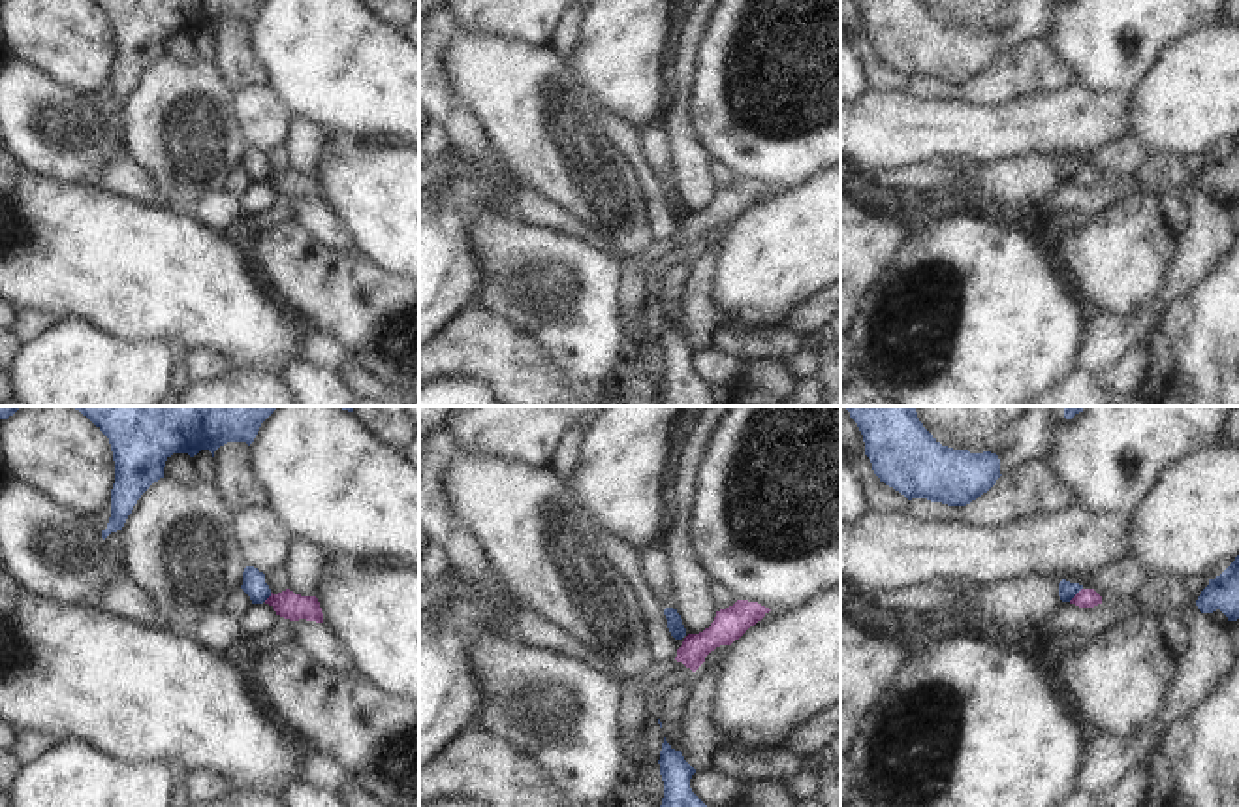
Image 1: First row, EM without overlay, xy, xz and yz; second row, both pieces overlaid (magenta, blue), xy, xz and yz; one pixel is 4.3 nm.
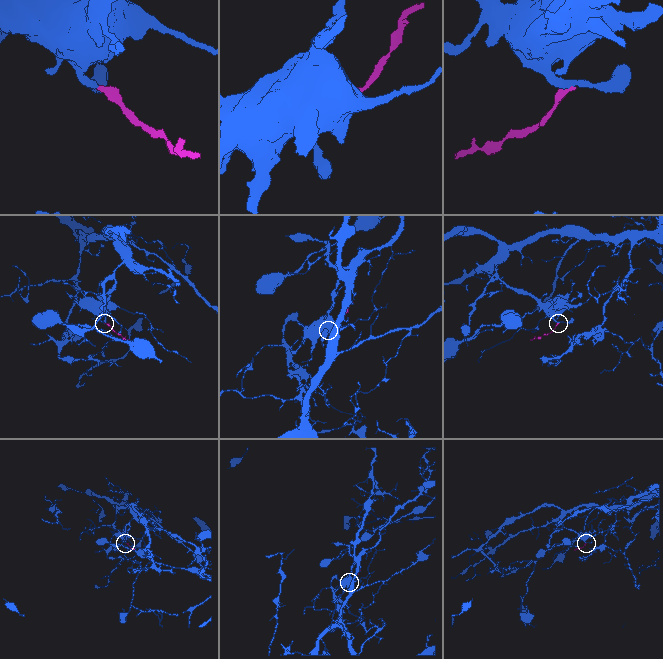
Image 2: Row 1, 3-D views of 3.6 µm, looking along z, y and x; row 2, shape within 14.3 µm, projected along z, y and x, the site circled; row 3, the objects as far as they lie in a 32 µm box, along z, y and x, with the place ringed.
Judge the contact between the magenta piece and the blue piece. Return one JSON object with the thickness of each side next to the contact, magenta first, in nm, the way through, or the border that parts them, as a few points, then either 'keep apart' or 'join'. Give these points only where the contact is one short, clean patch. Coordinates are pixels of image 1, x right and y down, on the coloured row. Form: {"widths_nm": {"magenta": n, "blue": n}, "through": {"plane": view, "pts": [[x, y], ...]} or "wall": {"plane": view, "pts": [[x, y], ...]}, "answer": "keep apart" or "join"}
{"widths_nm": {"magenta": 80, "blue": 80}, "wall": {"plane": "yz", "pts": [[1082, 587], [1068, 601]]}, "answer": "keep apart"}

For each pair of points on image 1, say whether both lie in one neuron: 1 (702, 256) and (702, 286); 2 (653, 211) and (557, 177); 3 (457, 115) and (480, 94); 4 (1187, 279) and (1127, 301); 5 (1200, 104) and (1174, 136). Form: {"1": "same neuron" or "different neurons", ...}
{"1": "same neuron", "2": "different neurons", "3": "different neurons", "4": "different neurons", "5": "same neuron"}

